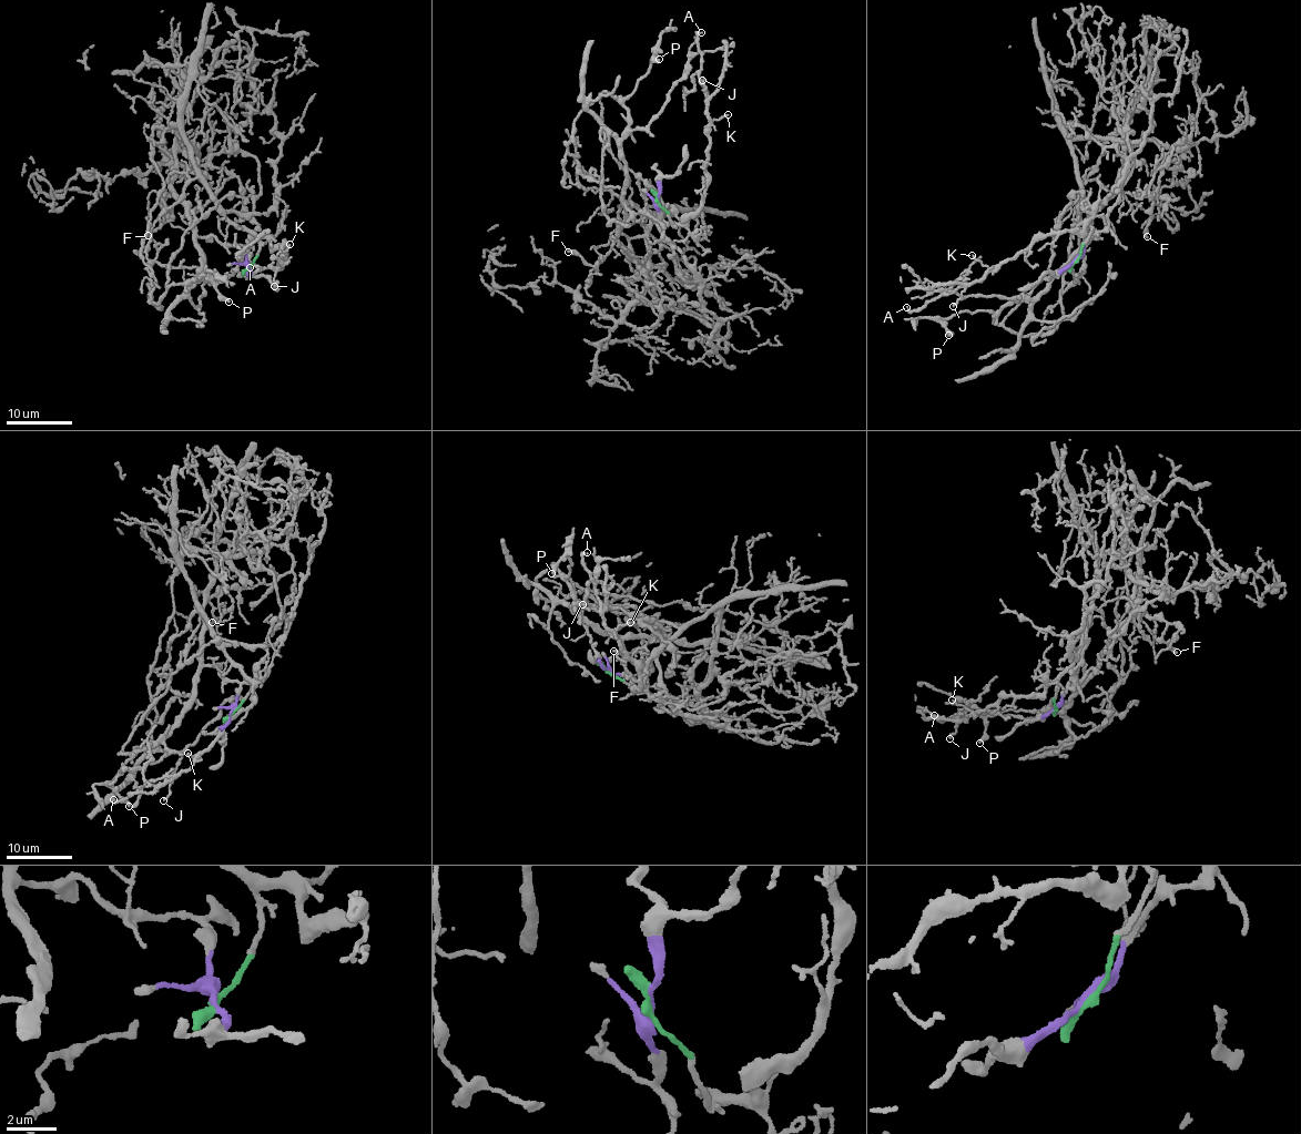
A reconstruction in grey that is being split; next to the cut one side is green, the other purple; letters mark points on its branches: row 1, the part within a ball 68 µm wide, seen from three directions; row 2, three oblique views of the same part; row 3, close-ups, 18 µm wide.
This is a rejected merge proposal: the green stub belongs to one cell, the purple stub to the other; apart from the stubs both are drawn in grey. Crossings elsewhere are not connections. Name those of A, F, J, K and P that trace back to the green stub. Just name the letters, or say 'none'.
A, J, K

